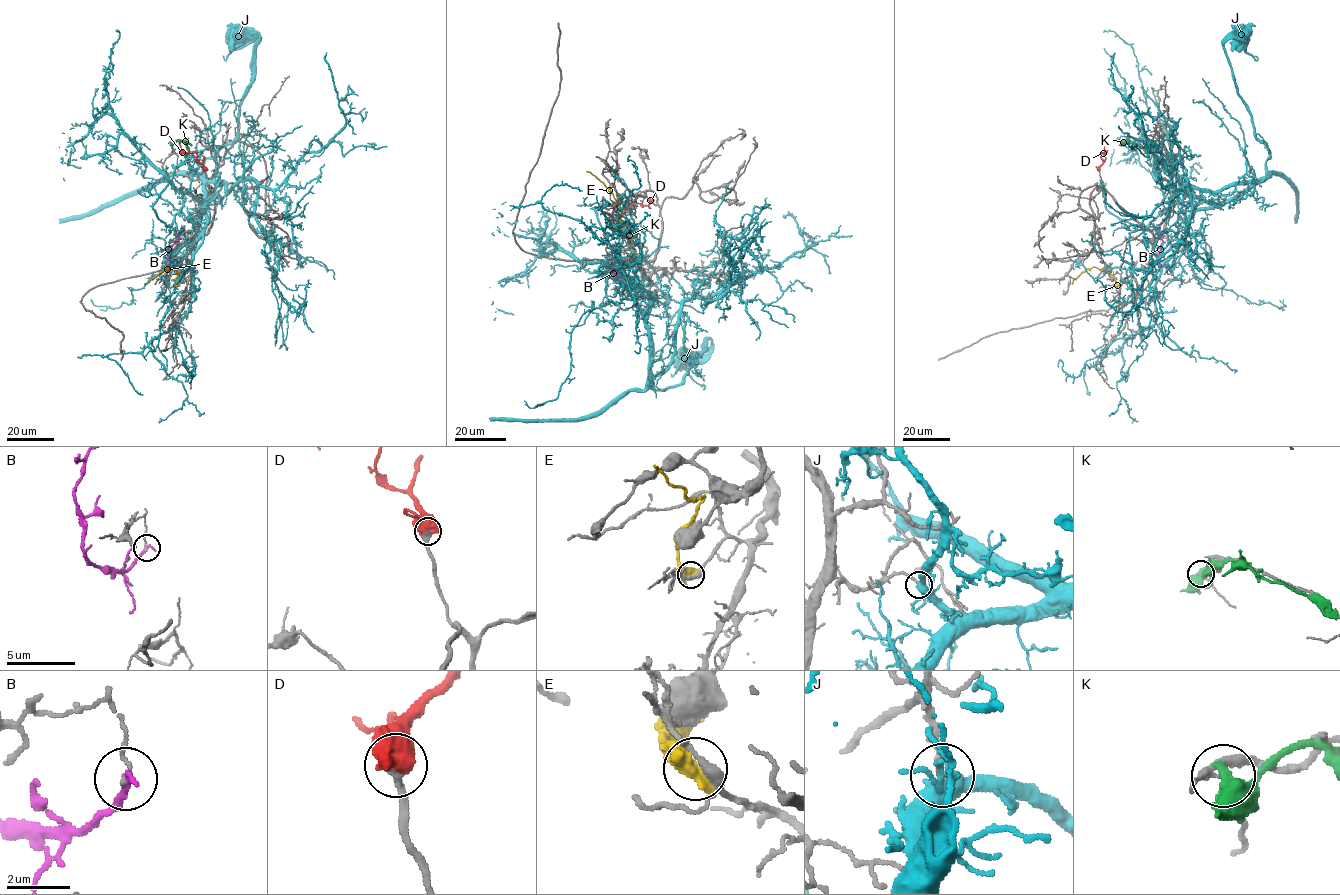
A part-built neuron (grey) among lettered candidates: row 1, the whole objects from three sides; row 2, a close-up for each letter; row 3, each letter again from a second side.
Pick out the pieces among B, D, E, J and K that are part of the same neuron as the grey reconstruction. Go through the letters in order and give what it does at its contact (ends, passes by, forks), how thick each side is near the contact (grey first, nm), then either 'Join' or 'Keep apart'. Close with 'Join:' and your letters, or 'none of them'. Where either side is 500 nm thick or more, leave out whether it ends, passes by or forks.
B: It ends there. Thickness 110 nm (grey) against 240 nm. Keep apart
D: Thickness 360 nm (grey) against 1050 nm. Join
E: Thickness 240 nm (grey) against 750 nm. Keep apart
J: It forks there. Thickness 170 nm (grey) against 400 nm. Keep apart
K: Thickness 190 nm (grey) against 650 nm. Keep apart
Join: D

